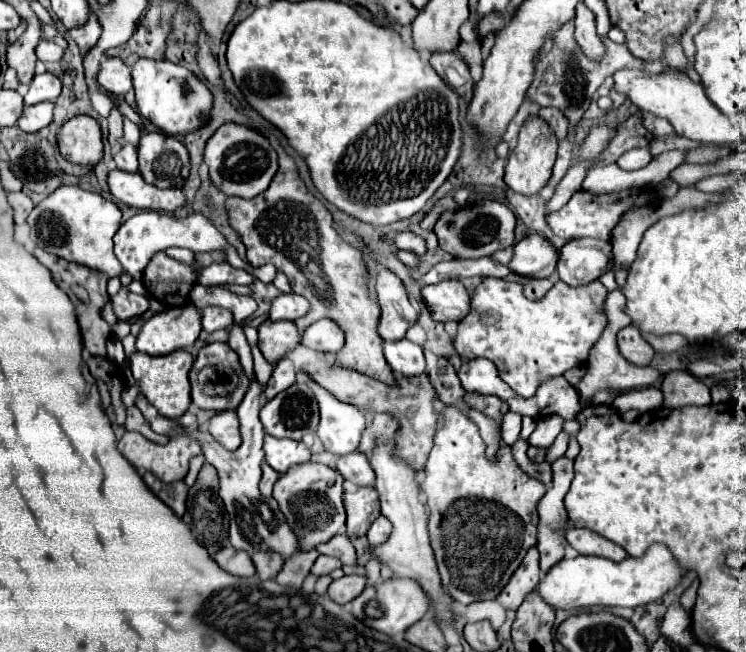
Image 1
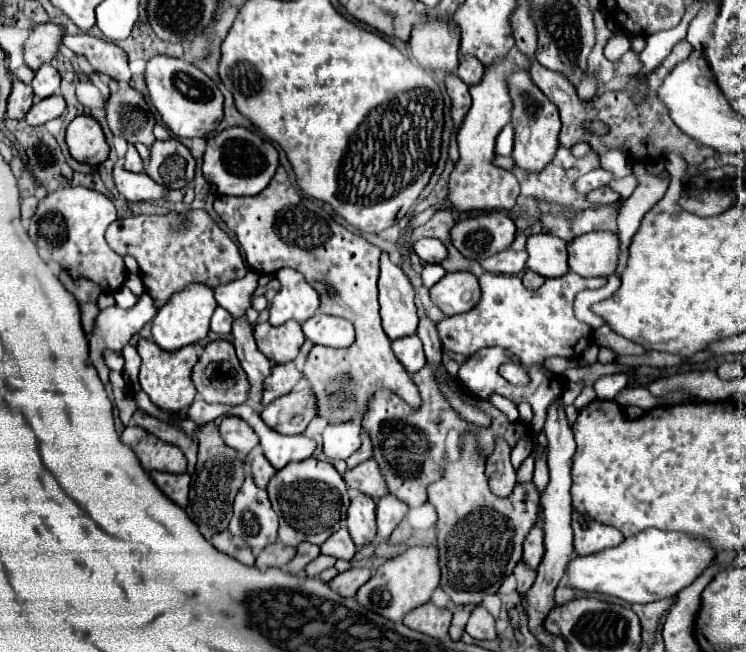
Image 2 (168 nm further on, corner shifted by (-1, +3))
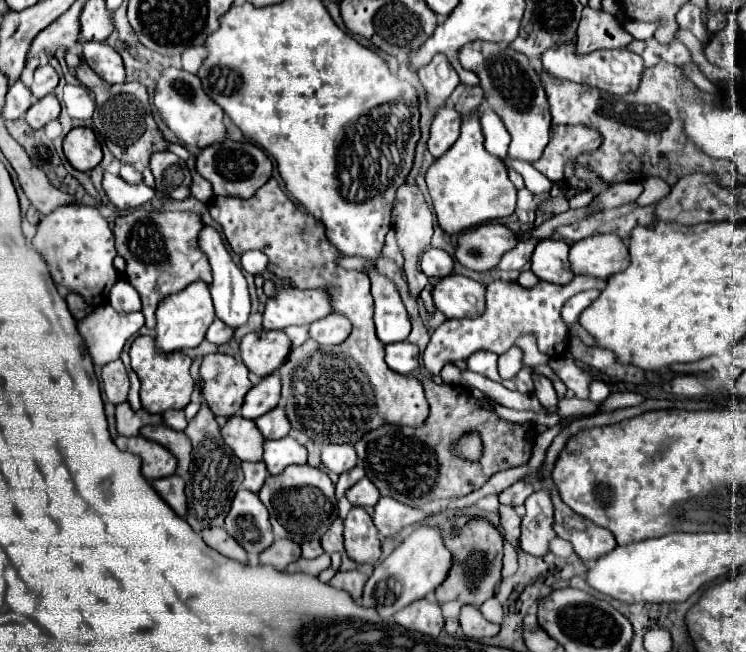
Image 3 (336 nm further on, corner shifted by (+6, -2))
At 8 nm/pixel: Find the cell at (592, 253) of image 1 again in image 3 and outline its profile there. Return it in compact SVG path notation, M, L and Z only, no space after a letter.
M593 234L571 246L571 270L593 278L607 280L629 264L627 246L615 234Z

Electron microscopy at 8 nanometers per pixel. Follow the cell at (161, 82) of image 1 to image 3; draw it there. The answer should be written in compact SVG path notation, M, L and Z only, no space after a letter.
M163 68L161 76L155 84L155 96L153 102L159 110L159 116L163 118L163 122L167 124L167 128L175 134L175 138L181 144L187 146L211 146L219 140L225 138L225 124L223 124L223 108L219 108L211 96L205 94L201 80L195 74L189 74L185 70L179 68Z

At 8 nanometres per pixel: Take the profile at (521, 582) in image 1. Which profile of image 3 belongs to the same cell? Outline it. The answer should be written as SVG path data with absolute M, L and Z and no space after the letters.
M537 488L525 500L525 516L521 520L521 550L531 556L545 556L553 532L553 504L547 492Z

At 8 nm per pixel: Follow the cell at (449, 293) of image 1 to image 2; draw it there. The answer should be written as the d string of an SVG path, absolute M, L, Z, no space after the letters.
M456 271L446 273L432 289L430 297L434 305L440 307L444 315L456 315L466 313L480 301L480 285L478 277L470 271Z

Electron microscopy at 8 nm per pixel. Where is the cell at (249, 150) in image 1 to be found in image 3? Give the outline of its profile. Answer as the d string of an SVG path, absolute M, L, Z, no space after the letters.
M223 140L219 144L203 148L195 164L197 174L201 174L207 182L213 184L213 192L217 196L237 196L237 198L251 198L271 178L271 168L273 168L271 160L259 146L251 142L233 142L233 140Z

